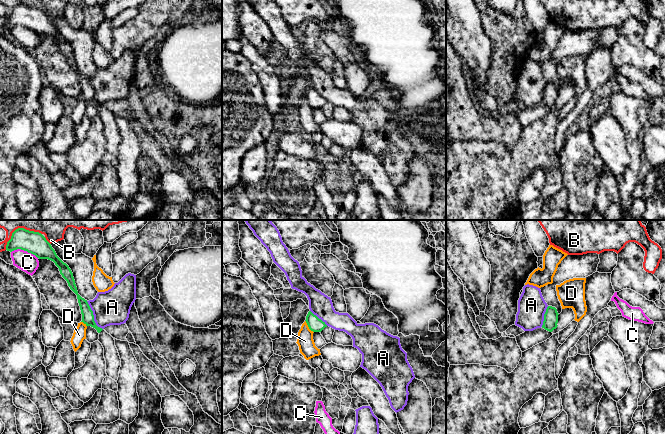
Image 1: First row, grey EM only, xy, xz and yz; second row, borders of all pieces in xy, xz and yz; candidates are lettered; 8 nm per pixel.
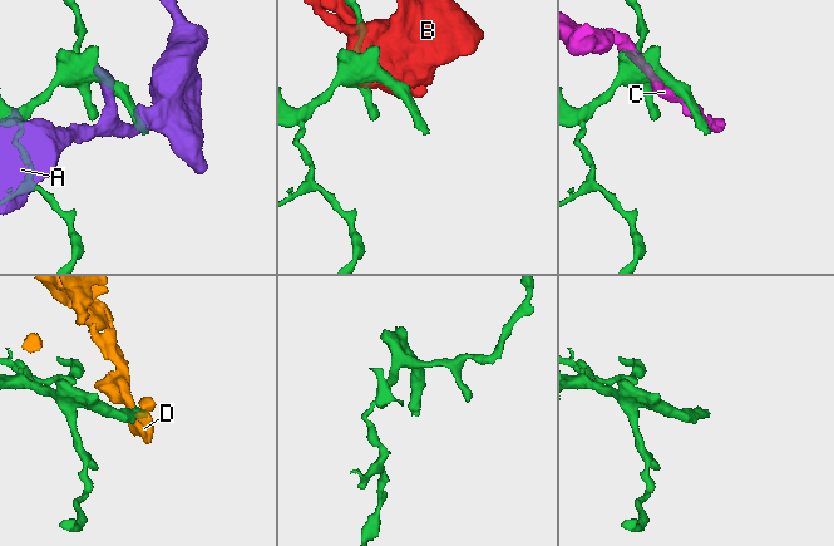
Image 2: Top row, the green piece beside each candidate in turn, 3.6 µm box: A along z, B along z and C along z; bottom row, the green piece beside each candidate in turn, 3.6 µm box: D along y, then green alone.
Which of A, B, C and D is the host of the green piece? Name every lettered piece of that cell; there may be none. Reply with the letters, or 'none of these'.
none of these

